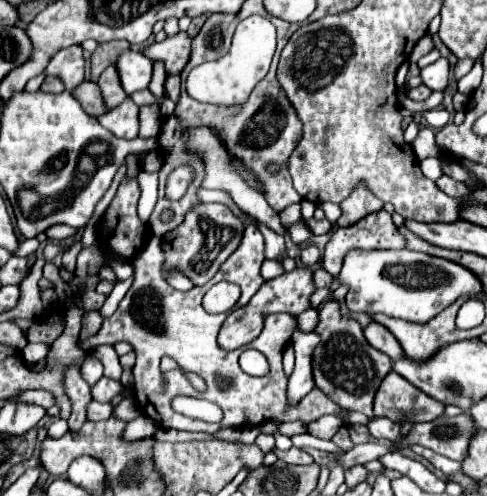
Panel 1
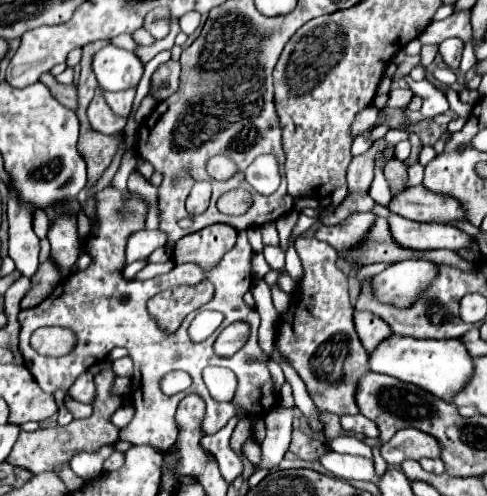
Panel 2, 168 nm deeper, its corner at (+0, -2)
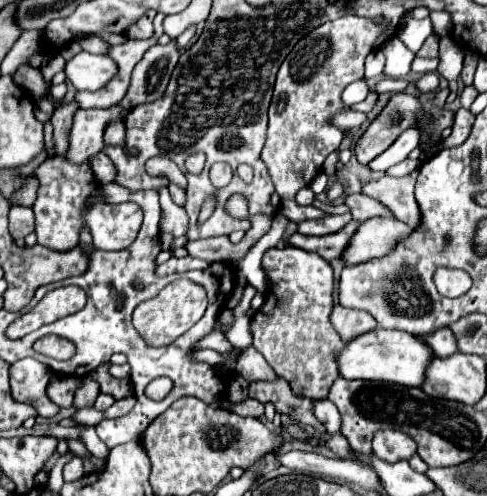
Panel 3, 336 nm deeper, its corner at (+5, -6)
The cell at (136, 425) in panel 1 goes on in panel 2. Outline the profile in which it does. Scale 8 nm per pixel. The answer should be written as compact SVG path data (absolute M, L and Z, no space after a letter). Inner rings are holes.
M104 445L96 453L76 453L68 465L82 479L94 479L102 473L102 465L112 453L114 453L114 449L110 445Z

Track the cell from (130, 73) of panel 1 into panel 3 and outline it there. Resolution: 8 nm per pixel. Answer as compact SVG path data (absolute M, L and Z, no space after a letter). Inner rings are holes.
M81 51L73 59L67 61L65 73L67 79L81 91L99 91L99 87L105 87L113 77L115 71L115 61L107 55L93 55L87 51Z

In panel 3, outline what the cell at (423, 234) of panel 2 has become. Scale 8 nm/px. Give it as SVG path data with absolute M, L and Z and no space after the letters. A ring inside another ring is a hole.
M387 217L367 219L355 231L347 251L343 253L343 261L347 265L349 263L355 265L389 255L397 247L399 239L405 239L407 235L411 235L411 231L413 231L411 227L399 223L397 219L387 219Z

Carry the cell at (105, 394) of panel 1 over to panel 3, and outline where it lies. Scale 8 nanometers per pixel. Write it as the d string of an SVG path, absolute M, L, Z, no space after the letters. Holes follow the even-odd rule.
M67 377L67 379L55 379L49 383L47 387L47 395L51 397L51 401L55 401L59 407L71 407L73 405L73 395L75 395L75 387L81 381L77 377Z

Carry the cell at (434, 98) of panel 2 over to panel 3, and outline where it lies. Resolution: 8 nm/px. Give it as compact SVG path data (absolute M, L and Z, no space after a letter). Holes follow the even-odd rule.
M411 125L409 131L403 131L403 135L399 135L399 139L387 149L383 151L379 157L373 159L373 163L369 163L369 167L373 171L387 171L389 167L401 163L403 159L407 159L407 155L419 145L419 127Z

